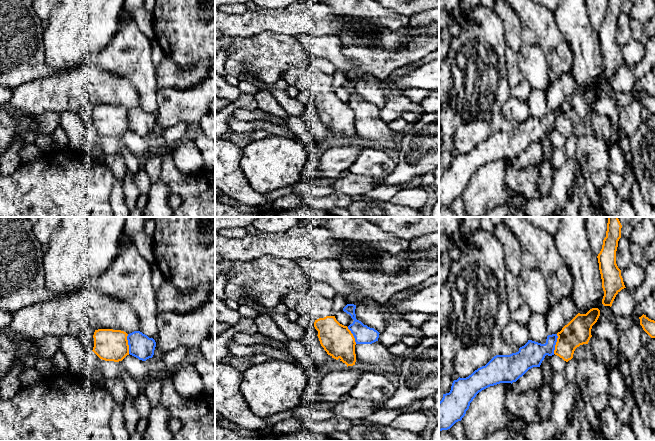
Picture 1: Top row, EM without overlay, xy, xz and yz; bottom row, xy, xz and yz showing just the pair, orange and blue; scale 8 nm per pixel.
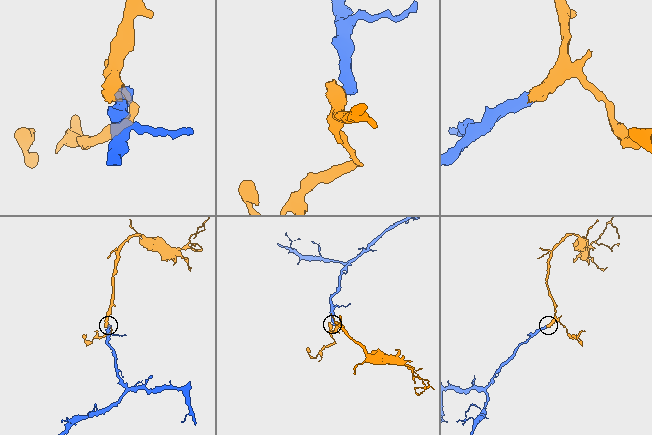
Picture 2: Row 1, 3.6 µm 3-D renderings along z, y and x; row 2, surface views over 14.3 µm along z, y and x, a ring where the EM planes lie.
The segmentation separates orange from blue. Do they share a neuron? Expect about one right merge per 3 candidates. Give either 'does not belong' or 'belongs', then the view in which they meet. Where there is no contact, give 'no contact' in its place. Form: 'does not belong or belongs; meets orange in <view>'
does not belong; meets orange in xy

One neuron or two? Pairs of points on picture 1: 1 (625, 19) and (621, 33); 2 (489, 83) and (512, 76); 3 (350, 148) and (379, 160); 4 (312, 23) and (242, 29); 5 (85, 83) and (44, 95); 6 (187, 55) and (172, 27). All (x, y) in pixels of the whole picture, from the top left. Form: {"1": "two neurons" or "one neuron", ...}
{"1": "one neuron", "2": "two neurons", "3": "two neurons", "4": "one neuron", "5": "one neuron", "6": "one neuron"}

